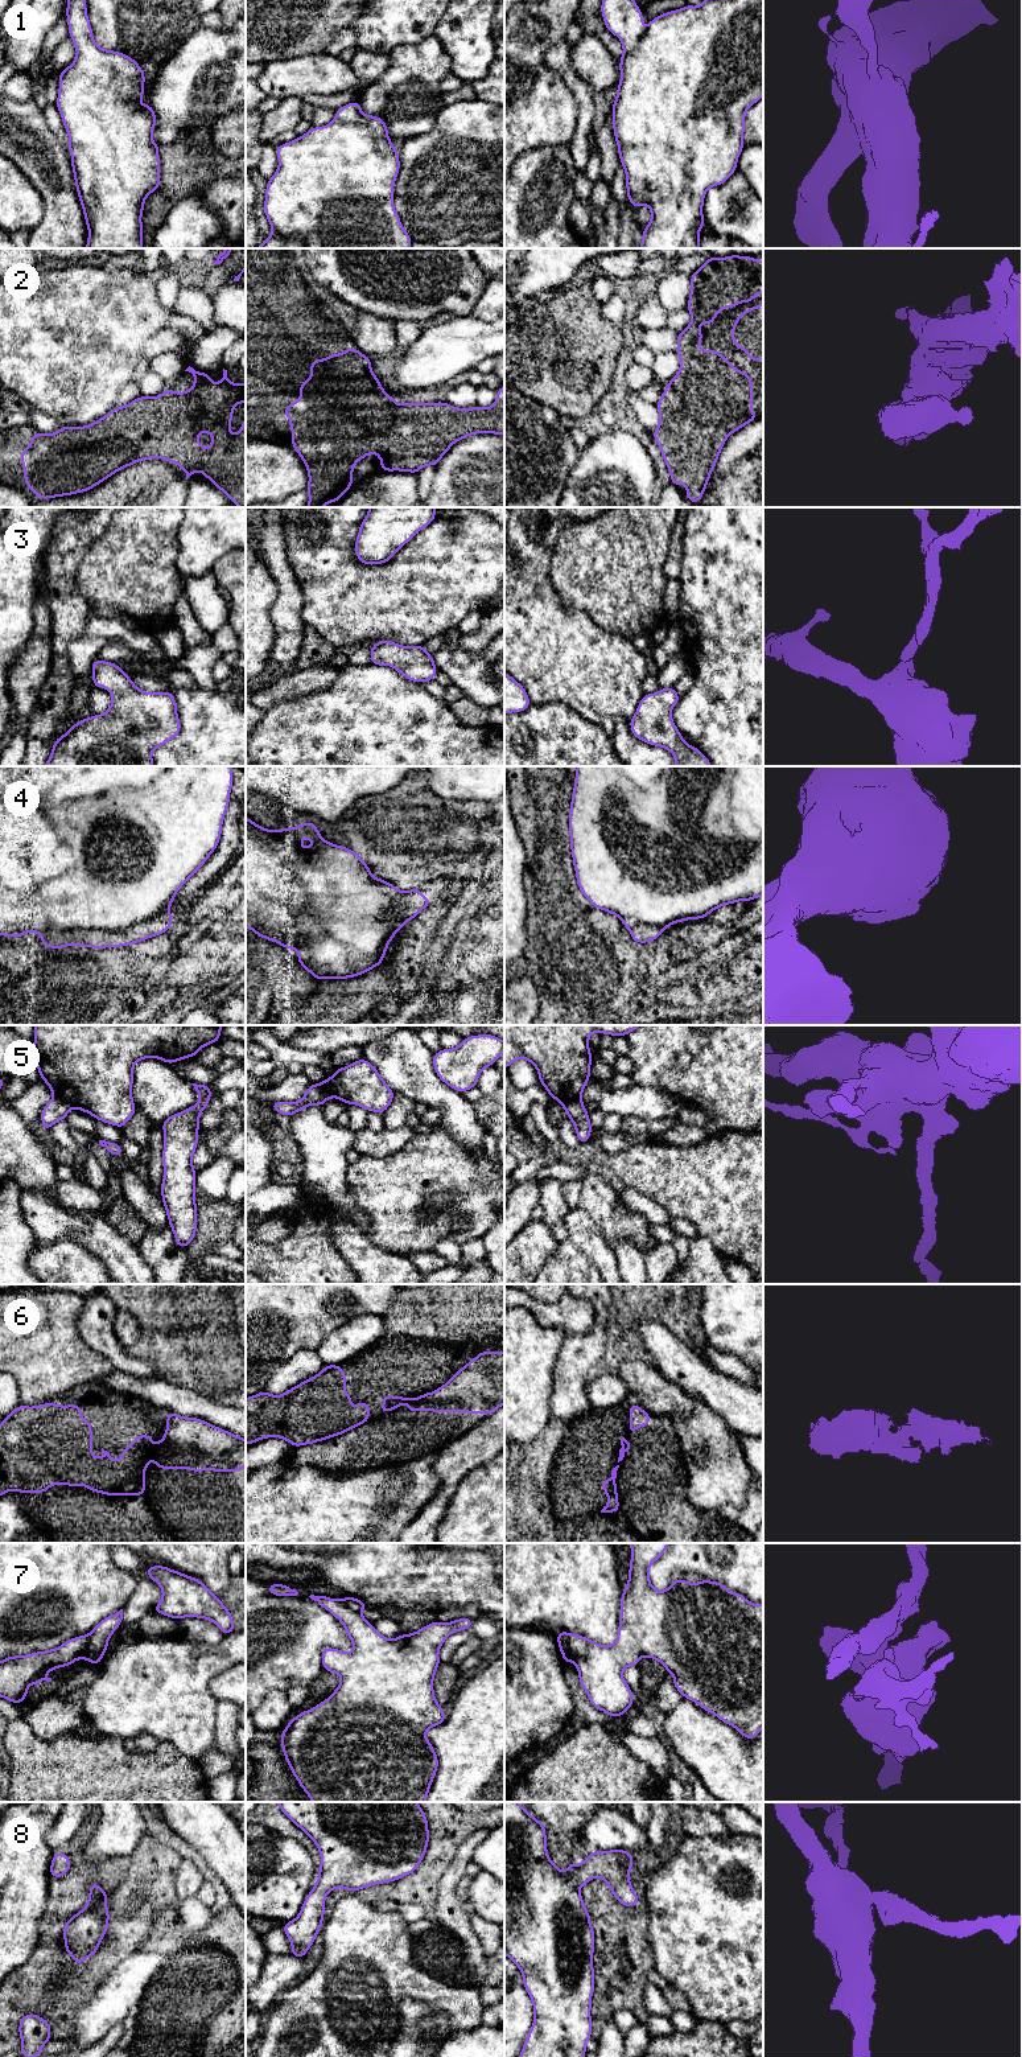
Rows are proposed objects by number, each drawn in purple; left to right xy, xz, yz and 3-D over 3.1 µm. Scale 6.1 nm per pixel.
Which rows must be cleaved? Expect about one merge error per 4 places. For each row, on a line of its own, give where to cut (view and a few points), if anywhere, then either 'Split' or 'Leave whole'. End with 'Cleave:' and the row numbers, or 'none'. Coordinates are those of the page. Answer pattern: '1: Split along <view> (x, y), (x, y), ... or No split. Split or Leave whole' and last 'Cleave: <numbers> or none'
1: No split. Leave whole
2: No split. Leave whole
3: No split. Leave whole
4: Split along xy (164, 910), (115, 930), (41, 930), (38, 933). Split
5: Split along xy (54, 1095), (66, 1101), (73, 1107). Split
6: Split along xy (151, 1448), (148, 1457). Split
7: Split along yz (568, 1634), (568, 1646), (575, 1661). Split
8: No split. Leave whole
Cleave: 4, 5, 6, 7

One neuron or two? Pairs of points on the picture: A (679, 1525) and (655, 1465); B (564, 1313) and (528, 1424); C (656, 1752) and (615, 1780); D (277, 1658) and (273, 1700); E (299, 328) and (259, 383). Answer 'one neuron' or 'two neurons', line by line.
A: one neuron
B: two neurons
C: two neurons
D: two neurons
E: one neuron

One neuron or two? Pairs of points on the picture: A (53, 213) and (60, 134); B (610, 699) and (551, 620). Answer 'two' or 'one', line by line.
A: two
B: one

